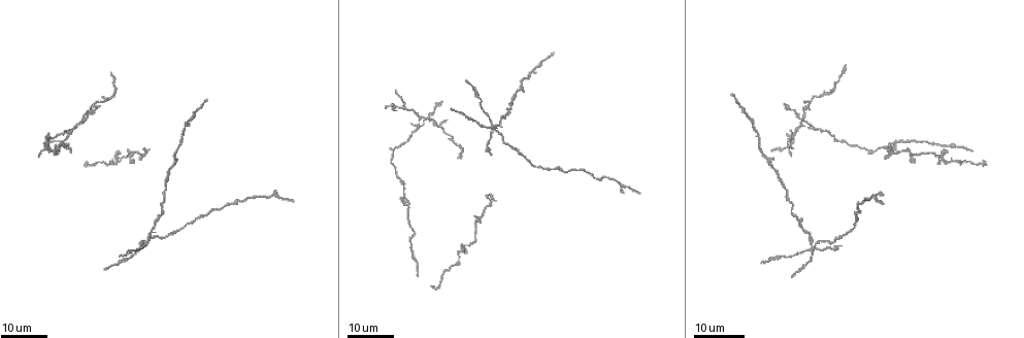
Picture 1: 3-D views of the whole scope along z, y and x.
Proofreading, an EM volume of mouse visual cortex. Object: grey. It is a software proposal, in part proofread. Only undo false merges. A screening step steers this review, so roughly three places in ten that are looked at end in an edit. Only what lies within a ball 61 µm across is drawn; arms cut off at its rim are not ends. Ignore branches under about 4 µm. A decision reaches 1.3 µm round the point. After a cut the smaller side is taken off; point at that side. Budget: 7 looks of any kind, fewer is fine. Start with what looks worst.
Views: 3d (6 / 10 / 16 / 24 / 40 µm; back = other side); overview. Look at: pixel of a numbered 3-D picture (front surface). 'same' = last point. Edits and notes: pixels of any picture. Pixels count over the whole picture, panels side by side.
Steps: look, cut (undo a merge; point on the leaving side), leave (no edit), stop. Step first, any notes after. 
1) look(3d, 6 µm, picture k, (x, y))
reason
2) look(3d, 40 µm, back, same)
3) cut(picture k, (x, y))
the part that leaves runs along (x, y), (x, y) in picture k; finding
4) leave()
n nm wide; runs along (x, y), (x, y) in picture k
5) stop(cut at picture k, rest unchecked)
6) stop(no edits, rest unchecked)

look(3d, 16 µm, picture 1, (493, 127))
small branch off a trunk

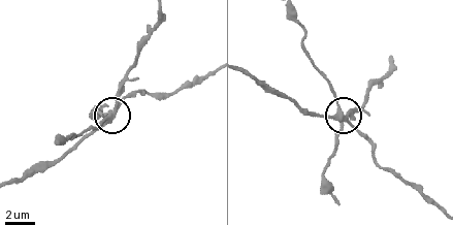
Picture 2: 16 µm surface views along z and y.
look(3d, 6 µm, picture 2, (112, 112))
closer look

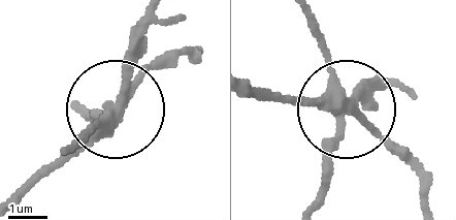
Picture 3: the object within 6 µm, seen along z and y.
cut(picture 3, (328, 158))
250 nm wide; two cells meet here

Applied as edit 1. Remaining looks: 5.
look(3d, 24 µm, picture 1, (800, 120))
four-way junction

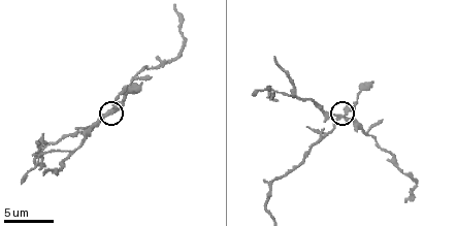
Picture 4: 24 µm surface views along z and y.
look(3d, 6 µm, picture 4, (107, 113))
closer look

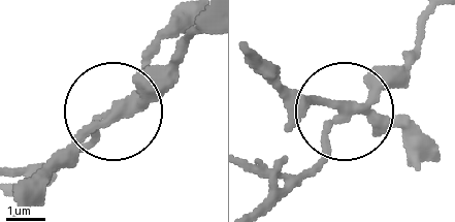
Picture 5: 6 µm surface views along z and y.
cut(picture 5, (157, 91))
230 nm wide; the part that leaves runs along (353, 114), (336, 123), (317, 163), (267, 202) in picture 5; a second cell is stuck on

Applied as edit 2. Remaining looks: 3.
look(3d, 10 µm, picture 4, (301, 99))
three arms meet

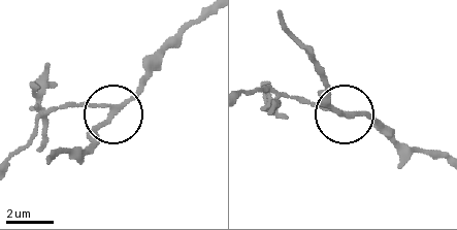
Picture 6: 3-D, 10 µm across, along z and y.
look(3d, 10 µm, back, picture 6, (341, 114))

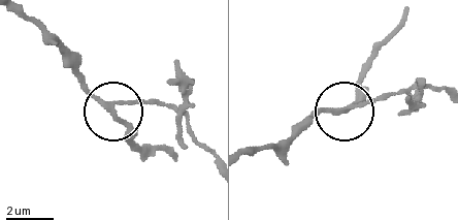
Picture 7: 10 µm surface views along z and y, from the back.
cut(picture 7, (137, 102))
the part that leaves runs along (105, 100), (162, 104), (209, 154) in picture 7; two cells meet here

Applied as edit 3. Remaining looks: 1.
stop(cut at picture 3, cut at picture 5, cut at picture 7, rest unchecked)

